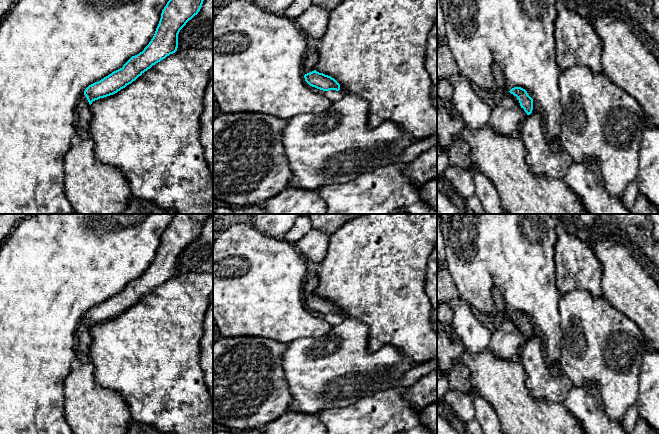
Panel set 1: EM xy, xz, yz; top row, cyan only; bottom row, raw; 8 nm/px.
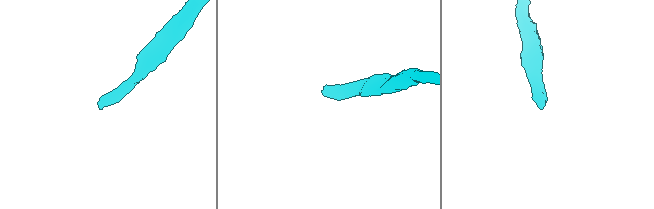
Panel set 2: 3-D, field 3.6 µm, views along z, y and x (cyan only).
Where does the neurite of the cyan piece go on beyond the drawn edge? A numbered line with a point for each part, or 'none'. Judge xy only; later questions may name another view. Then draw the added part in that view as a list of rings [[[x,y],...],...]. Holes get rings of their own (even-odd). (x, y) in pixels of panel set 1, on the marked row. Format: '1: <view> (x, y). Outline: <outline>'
1: xy (83, 109). Outline: [[[82,95],[78,100],[76,112],[78,114],[81,127],[85,130],[88,130],[90,121],[92,119],[92,111],[91,105],[89,104],[85,95]]]

